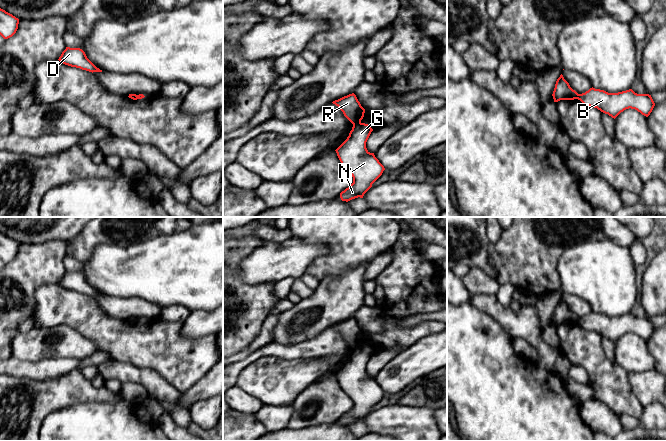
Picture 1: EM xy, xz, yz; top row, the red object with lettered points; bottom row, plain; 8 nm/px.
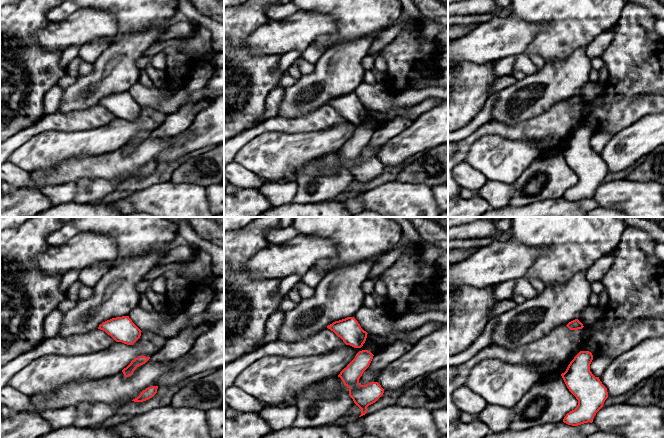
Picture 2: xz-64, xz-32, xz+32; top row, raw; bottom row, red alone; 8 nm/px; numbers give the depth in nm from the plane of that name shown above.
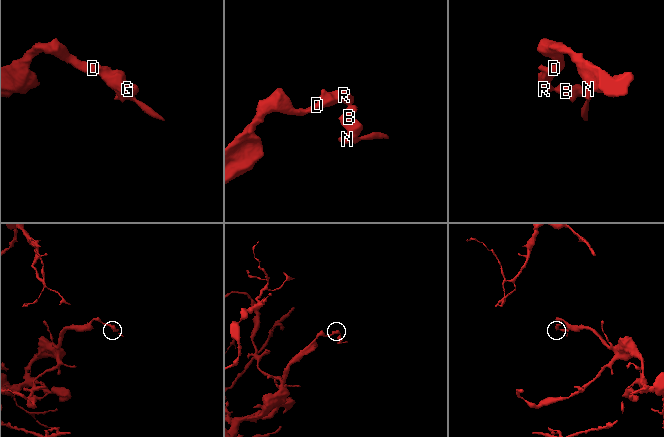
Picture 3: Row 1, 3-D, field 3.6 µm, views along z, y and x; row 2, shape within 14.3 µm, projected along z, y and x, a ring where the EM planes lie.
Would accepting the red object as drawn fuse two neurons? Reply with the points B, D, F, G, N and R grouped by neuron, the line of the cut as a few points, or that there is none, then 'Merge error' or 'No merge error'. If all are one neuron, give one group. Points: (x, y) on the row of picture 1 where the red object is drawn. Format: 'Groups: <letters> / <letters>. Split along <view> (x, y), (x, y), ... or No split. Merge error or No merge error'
Groups: B F G N / D R. Split along xz (360, 122), (353, 125). Merge error

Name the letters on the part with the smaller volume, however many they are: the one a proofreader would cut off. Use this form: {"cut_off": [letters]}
{"cut_off": ["B", "F", "G", "N"]}

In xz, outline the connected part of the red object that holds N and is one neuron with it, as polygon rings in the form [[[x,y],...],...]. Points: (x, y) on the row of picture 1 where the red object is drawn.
[[[365,123],[353,125],[347,139],[335,150],[342,166],[353,177],[353,183],[340,193],[342,201],[363,198],[385,170],[374,153],[370,153],[366,148],[372,131]]]

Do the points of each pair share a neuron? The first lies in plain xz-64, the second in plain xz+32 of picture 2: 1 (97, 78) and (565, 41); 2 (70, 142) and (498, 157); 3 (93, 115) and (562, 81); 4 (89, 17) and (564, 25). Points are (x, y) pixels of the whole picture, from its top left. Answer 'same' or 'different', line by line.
1: different
2: same
3: different
4: different

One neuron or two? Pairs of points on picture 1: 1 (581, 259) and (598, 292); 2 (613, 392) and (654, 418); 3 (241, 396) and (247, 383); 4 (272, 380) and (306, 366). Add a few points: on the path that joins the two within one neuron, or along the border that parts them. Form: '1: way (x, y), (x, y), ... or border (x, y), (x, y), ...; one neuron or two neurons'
1: way (589, 267), (598, 276), (598, 284); one neuron
2: border (644, 407), (638, 417); two neurons
3: border (235, 385), (254, 395), (263, 404); two neurons
4: way (280, 380), (298, 374); one neuron

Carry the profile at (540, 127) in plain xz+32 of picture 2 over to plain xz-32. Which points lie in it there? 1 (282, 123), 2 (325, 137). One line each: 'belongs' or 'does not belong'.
1: belongs
2: does not belong

